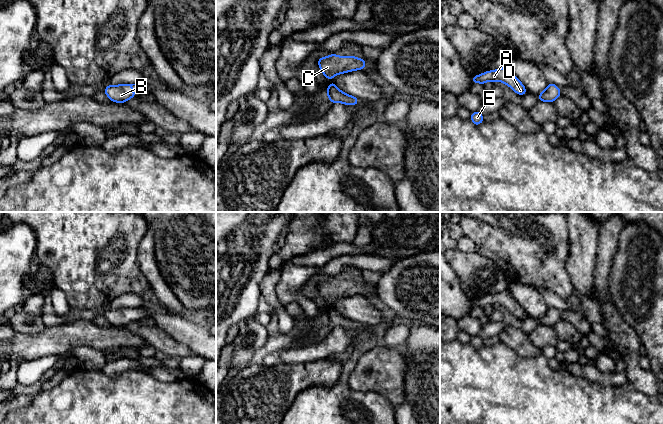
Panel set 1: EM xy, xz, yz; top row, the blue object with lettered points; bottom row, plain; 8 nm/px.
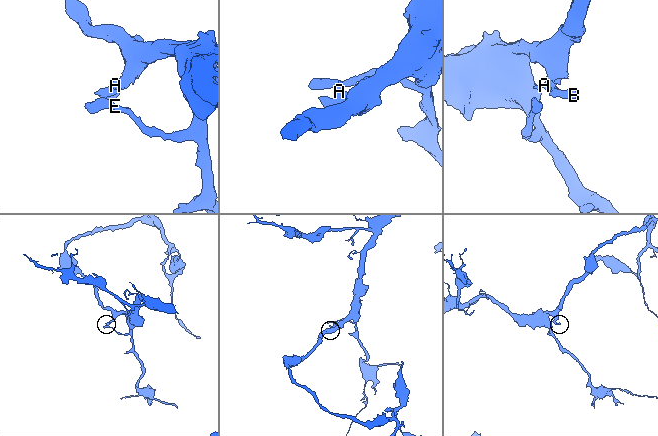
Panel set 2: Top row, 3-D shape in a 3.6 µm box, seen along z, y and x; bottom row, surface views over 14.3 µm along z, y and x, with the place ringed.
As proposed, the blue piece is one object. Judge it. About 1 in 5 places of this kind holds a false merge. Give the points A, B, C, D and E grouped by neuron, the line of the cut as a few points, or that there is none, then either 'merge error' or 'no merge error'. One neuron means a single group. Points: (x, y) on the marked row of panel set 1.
groups A B C D E; cut none; no merge error

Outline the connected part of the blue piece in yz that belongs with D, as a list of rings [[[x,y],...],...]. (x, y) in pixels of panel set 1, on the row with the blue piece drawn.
[[[508,65],[500,69],[486,71],[480,75],[475,75],[472,77],[472,83],[480,83],[484,85],[488,81],[499,81],[504,83],[520,96],[523,96],[527,93],[525,86],[512,73]]]

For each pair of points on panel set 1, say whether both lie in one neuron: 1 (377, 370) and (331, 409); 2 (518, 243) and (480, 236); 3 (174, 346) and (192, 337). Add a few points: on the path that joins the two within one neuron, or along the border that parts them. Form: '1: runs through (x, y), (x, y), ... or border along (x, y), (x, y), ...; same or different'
1: runs through (366, 381), (342, 403); same
2: runs through (509, 238), (507, 236), (489, 236); same
3: border along (162, 329), (187, 345), (197, 355); different

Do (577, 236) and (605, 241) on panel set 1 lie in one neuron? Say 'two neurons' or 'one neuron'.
two neurons

